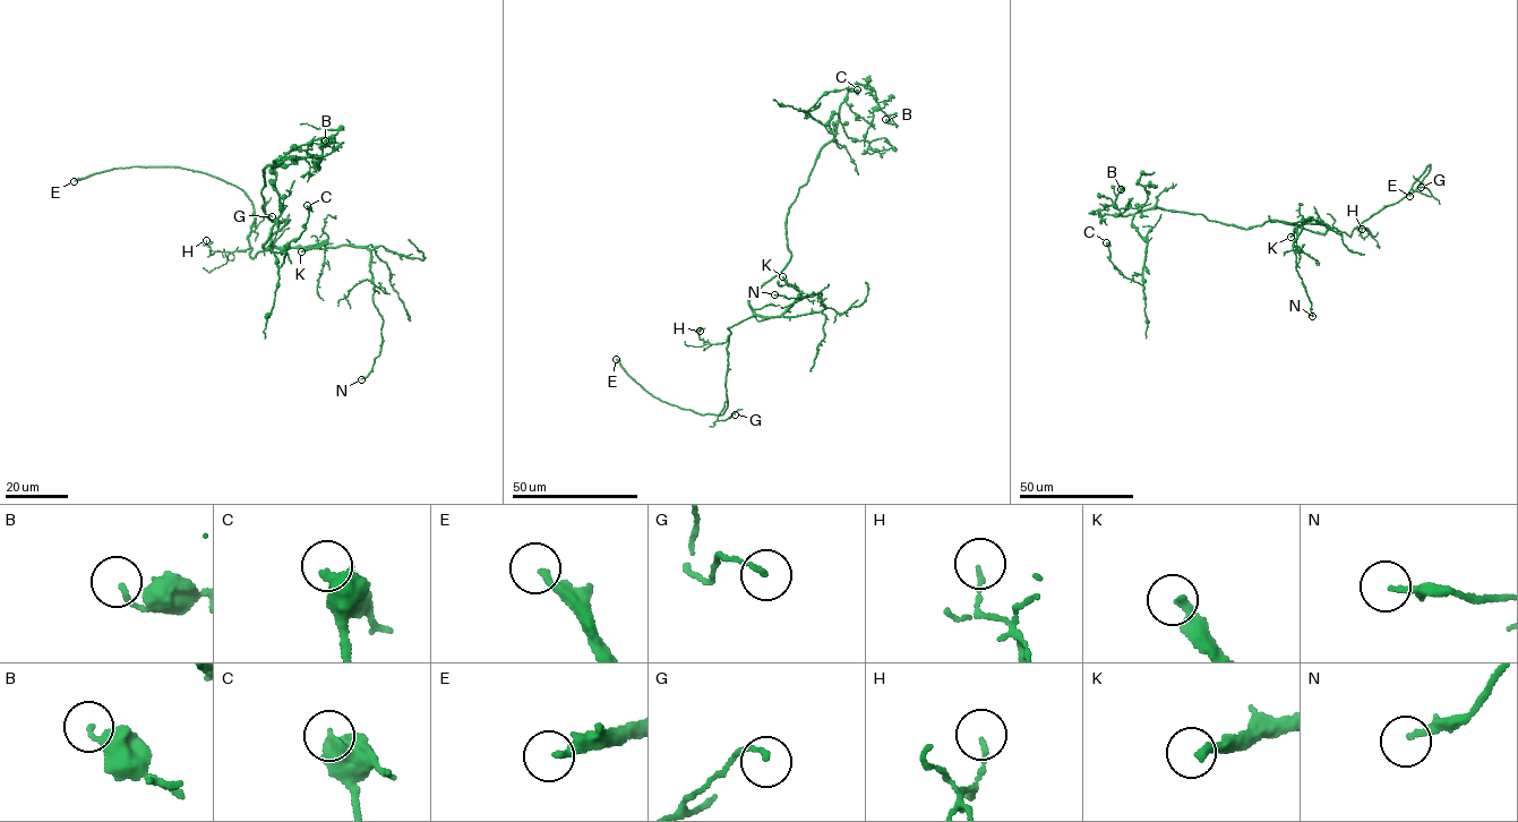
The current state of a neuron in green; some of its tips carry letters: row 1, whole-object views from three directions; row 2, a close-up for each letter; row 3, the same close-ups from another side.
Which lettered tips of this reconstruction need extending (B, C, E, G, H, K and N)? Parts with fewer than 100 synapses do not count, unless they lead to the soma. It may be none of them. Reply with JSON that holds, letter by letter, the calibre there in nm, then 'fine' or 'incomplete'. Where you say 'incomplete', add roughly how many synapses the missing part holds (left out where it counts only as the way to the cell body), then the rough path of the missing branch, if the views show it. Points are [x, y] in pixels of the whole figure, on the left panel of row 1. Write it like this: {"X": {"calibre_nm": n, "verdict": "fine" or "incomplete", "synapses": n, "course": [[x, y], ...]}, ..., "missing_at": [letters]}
{"B": {"calibre_nm": 110, "verdict": "fine"}, "C": {"calibre_nm": 550, "verdict": "fine"}, "E": {"calibre_nm": 240, "verdict": "incomplete"}, "G": {"calibre_nm": 130, "verdict": "fine"}, "H": {"calibre_nm": 110, "verdict": "fine"}, "K": {"calibre_nm": 280, "verdict": "incomplete", "synapses": 140, "course": [[301, 251], [249, 250], [212, 234], [182, 230], [147, 197], [118, 213], [92, 207], [83, 182], [86, 165]]}, "N": {"calibre_nm": 180, "verdict": "fine"}, "missing_at": ["E", "K"]}

